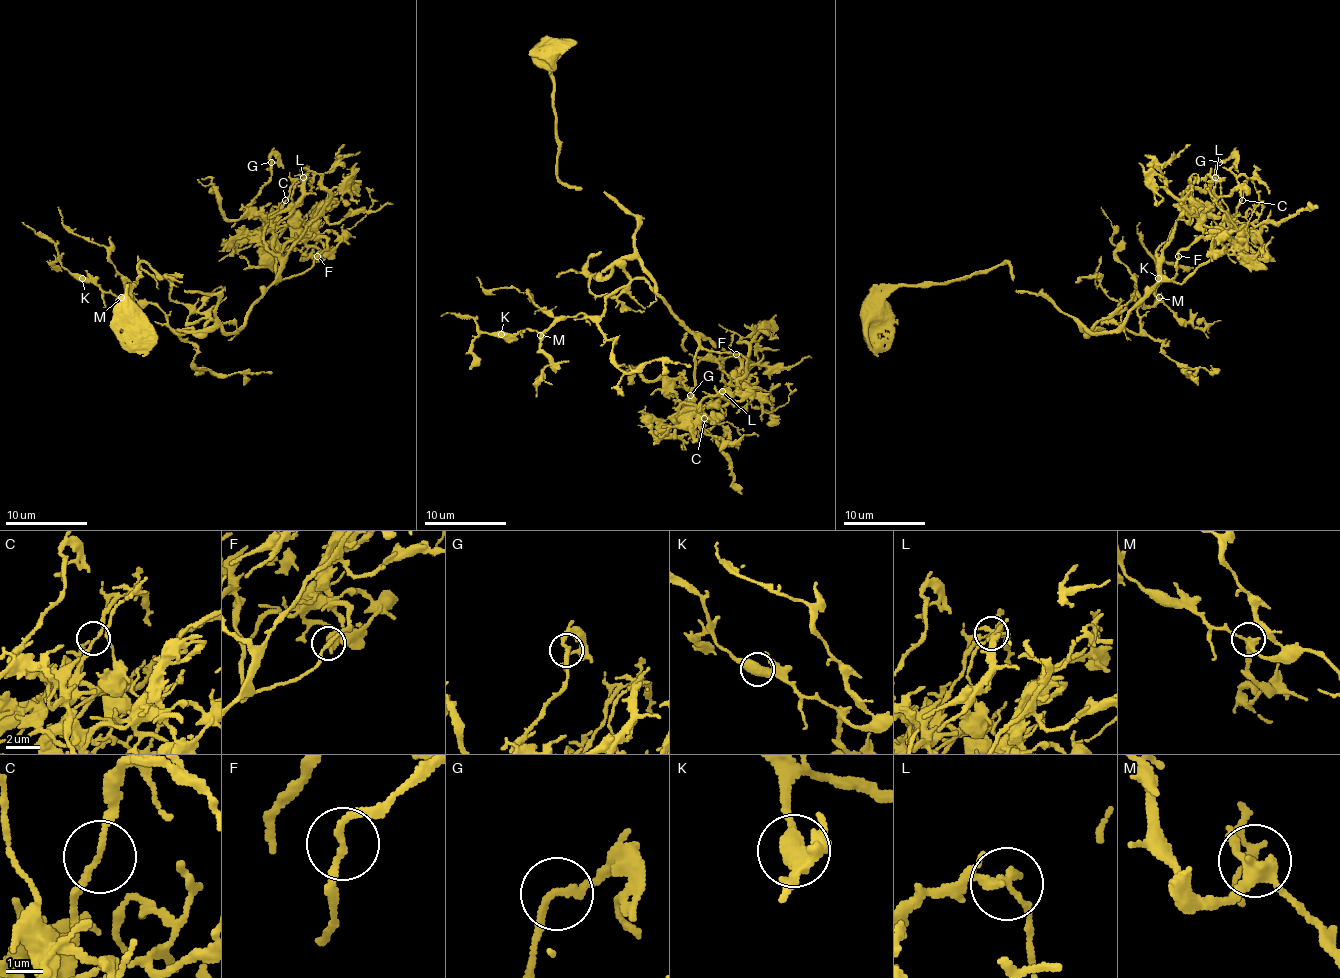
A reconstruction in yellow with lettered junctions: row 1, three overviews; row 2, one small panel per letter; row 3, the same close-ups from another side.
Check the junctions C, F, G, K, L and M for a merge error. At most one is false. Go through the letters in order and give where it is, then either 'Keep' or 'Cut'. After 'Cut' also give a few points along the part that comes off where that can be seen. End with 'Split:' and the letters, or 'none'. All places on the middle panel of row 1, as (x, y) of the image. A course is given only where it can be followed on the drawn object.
C: Place: (704, 418). Keep
F: Place: (736, 354). Keep
G: Place: (690, 395). Keep
K: Place: (501, 334). Keep
L: Place: (722, 391). Cut. Course of the part to remove: (722, 392), (710, 398), (722, 418), (708, 418), (700, 402), (730, 386), (736, 371), (753, 375), (753, 386)
M: Place: (540, 335). Keep
Split: L

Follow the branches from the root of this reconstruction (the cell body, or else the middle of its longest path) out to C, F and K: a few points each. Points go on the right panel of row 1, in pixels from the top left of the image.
C: (1089, 330), (1114, 332), (1161, 281), (1181, 283), (1203, 265), (1214, 244), (1232, 226), (1240, 199)
F: (1089, 330), (1114, 332), (1161, 281), (1167, 281), (1177, 273), (1179, 256)
K: (1089, 330), (1083, 326), (1091, 330), (1111, 318), (1138, 334), (1138, 307), (1140, 303), (1154, 303), (1159, 279)

